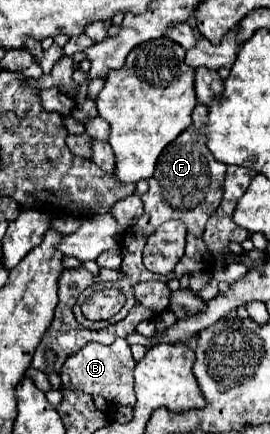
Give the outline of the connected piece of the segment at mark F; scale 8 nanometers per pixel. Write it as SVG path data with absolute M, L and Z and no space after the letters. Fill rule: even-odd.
M197 105L193 111L193 125L183 131L183 135L179 135L179 139L171 141L161 157L159 163L155 167L155 173L151 179L147 179L149 183L149 191L143 193L143 205L145 205L145 213L139 217L137 225L133 225L131 229L125 231L125 237L121 241L121 249L123 249L123 263L121 263L121 271L125 271L125 277L117 283L105 283L101 287L107 289L117 289L123 295L131 297L131 285L135 281L149 281L155 279L155 273L147 271L141 263L141 251L145 247L147 237L165 221L169 219L181 219L187 225L187 247L185 247L185 255L179 259L179 263L175 265L175 269L167 275L157 277L159 281L171 281L171 279L179 279L183 273L195 273L195 271L207 271L211 269L211 255L207 253L207 247L201 239L203 229L207 219L215 213L215 209L221 203L221 193L223 193L223 179L225 179L225 171L227 165L223 165L221 161L217 161L209 151L207 151L207 107L205 105Z

